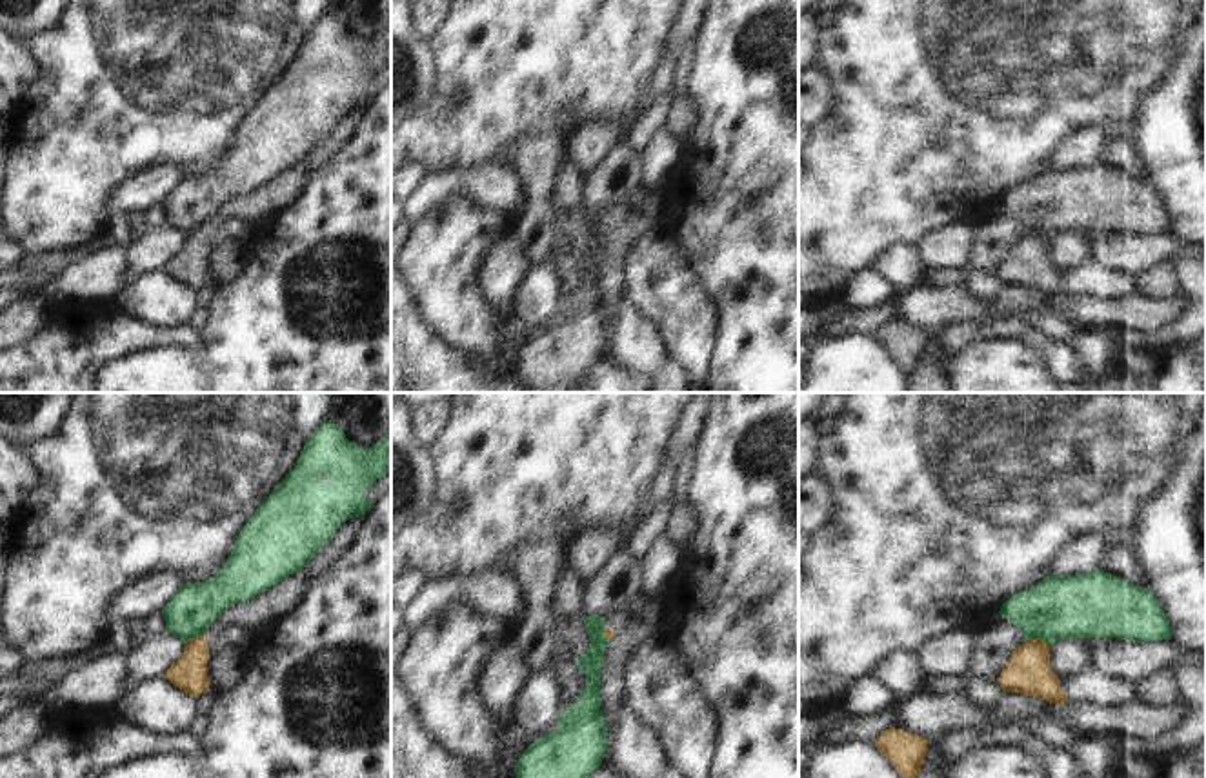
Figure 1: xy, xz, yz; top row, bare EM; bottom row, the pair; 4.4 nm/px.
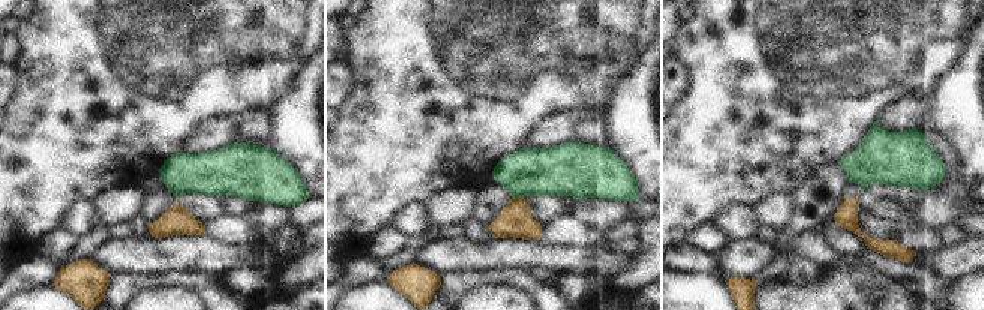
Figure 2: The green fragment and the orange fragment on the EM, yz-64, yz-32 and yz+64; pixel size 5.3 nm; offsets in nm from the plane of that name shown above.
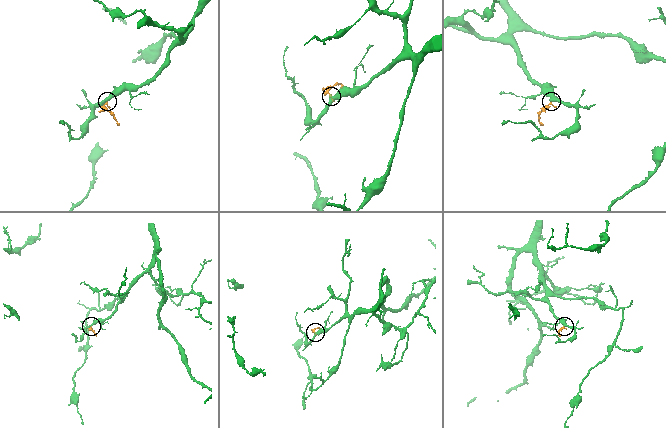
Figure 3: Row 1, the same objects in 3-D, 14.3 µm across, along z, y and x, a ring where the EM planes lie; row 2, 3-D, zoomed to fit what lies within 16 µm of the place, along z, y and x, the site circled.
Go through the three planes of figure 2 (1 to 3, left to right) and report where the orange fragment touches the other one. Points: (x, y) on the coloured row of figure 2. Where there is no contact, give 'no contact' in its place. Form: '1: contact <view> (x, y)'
1: no contact
2: contact yz-32 (518, 196)
3: no contact

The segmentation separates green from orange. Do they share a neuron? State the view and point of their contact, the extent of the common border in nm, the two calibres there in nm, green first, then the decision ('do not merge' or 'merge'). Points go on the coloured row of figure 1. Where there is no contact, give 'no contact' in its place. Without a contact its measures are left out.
meets green in yz at (1037, 638); contact 110 nm long; 280 nm thick on the green side, 200 nm on the other; do not merge

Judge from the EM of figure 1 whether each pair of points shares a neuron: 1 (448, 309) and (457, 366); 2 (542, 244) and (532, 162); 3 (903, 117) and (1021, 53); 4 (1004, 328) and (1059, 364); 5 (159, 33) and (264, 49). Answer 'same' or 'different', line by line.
1: different
2: same
3: same
4: same
5: same

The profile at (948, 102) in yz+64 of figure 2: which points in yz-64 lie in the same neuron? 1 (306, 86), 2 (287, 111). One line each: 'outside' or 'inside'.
1: inside
2: inside

